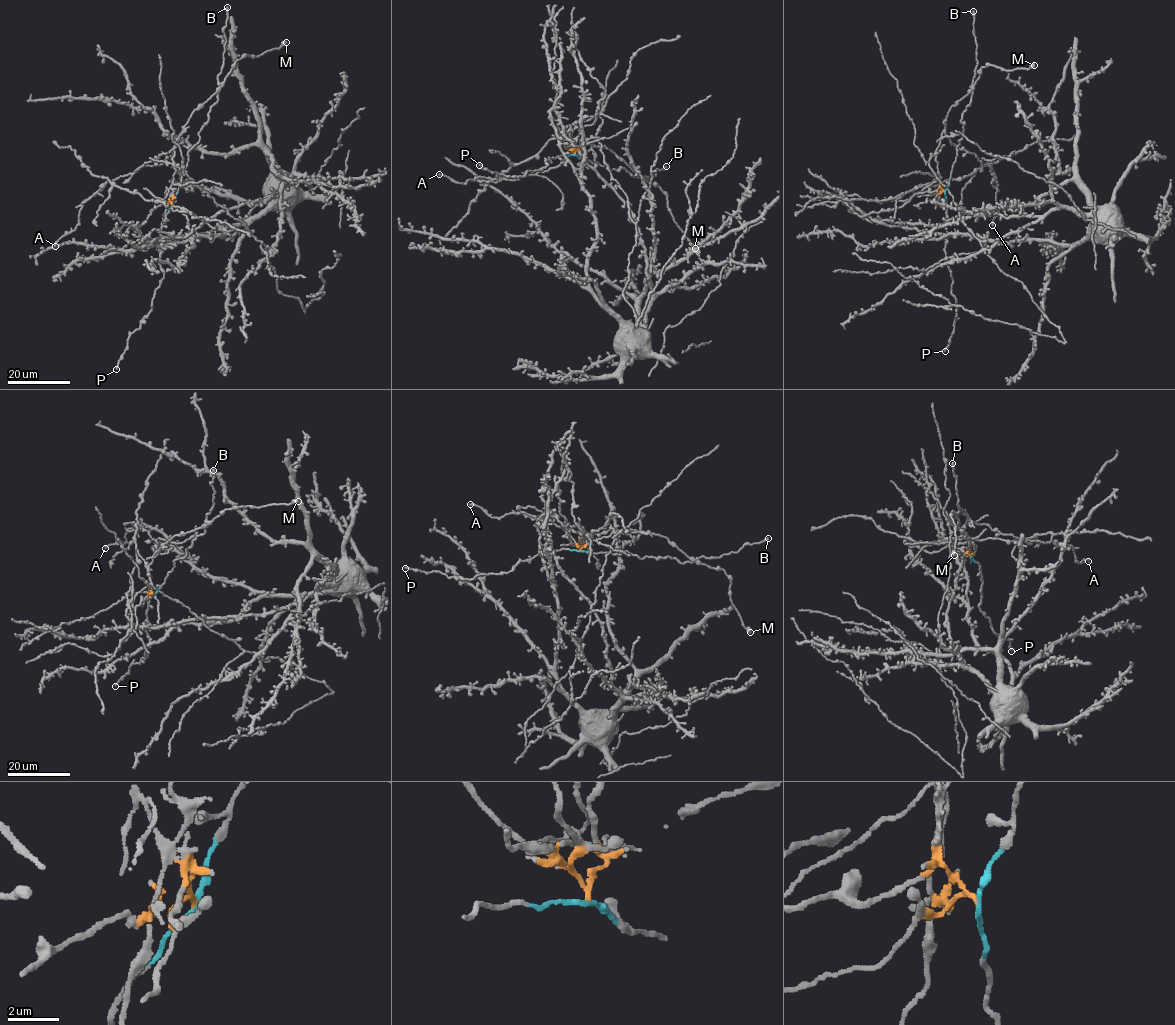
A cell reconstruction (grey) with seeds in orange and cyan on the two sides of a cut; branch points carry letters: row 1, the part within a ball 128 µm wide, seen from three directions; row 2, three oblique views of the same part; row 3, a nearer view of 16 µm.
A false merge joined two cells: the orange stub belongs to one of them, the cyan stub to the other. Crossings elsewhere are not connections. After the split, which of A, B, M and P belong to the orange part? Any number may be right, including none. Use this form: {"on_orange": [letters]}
{"on_orange": ["A", "M"]}

